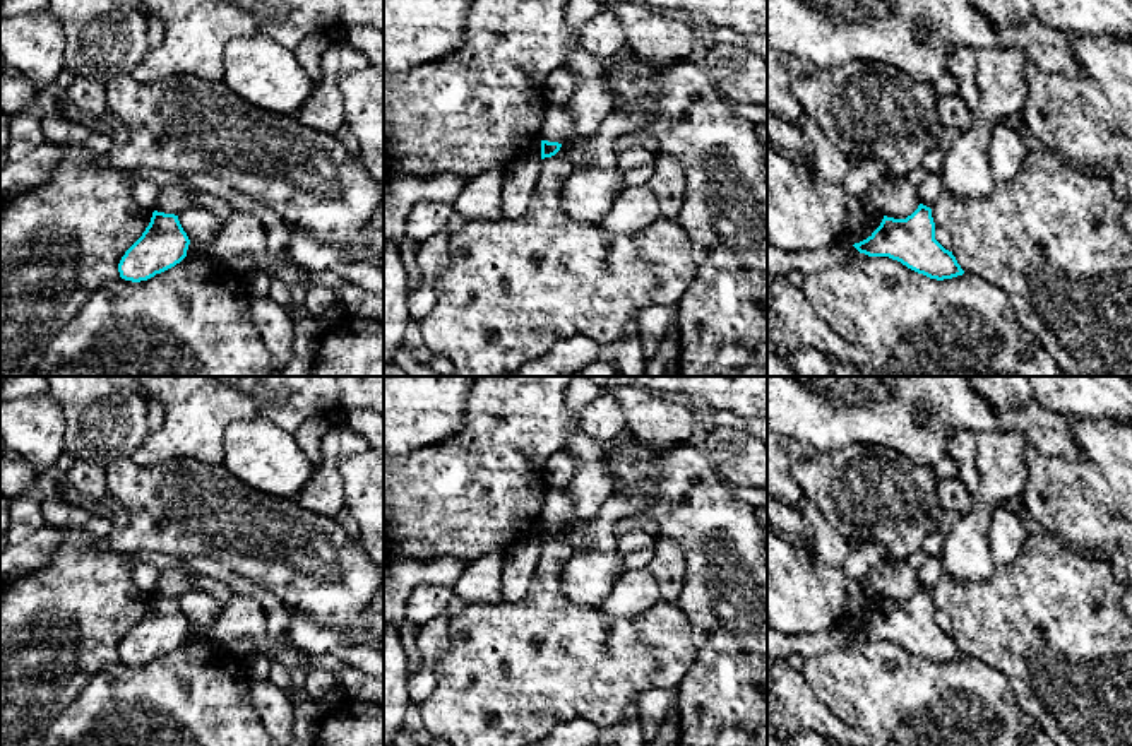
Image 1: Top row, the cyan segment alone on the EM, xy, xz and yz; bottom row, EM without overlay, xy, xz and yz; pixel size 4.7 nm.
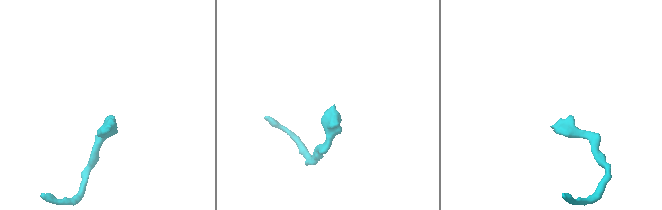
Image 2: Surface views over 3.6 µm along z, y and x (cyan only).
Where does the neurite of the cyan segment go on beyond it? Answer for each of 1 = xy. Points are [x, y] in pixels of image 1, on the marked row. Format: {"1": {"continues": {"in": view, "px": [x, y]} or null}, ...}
{"1": {"continues": null}}

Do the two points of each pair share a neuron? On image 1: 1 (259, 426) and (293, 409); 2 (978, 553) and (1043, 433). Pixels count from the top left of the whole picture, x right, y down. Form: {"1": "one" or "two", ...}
{"1": "two", "2": "two"}

